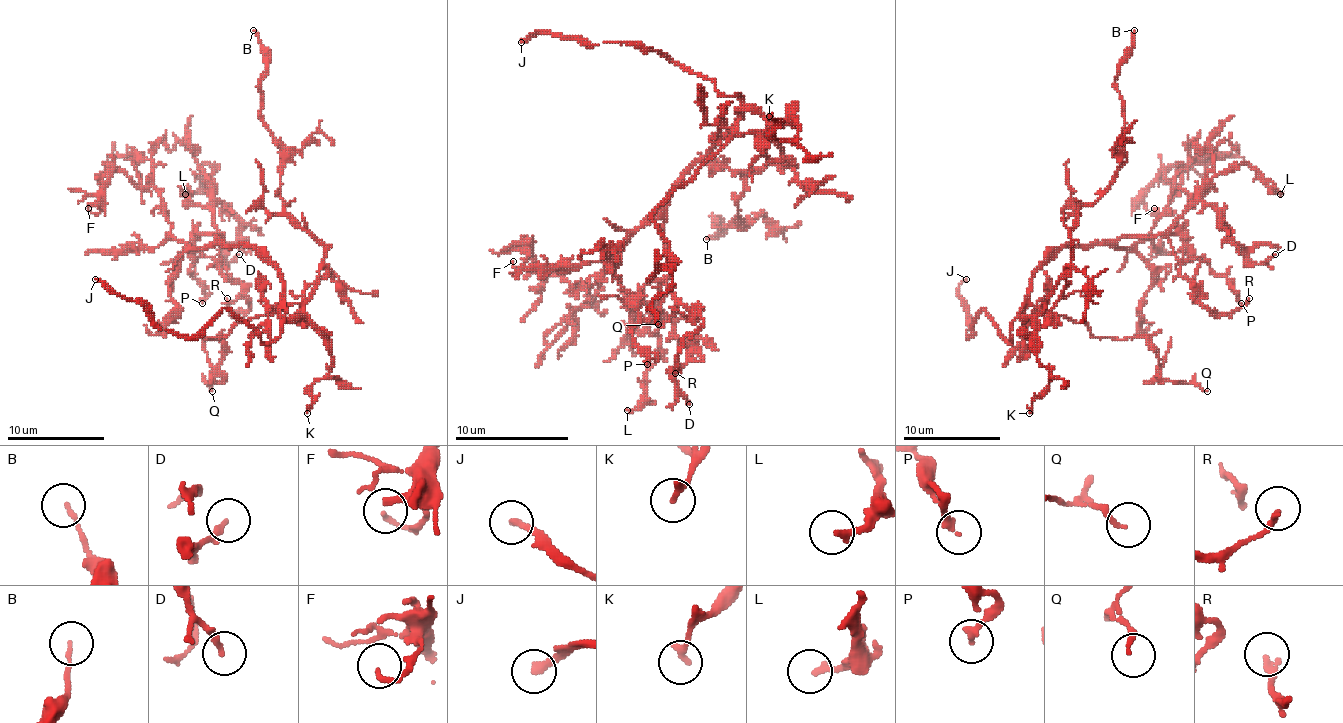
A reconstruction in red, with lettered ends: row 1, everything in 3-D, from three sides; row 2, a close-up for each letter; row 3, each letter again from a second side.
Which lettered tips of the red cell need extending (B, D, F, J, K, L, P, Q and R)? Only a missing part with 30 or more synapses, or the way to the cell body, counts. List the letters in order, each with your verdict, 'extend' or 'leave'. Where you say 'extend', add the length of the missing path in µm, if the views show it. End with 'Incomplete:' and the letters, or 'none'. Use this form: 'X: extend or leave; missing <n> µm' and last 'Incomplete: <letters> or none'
B: leave
D: leave
F: leave
J: extend; missing 30 µm
K: leave
L: leave
P: leave
Q: leave
R: leave
Incomplete: J

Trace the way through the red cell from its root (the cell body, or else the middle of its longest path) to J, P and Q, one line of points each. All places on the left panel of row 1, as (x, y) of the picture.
J: (280, 305), (283, 330), (270, 342), (224, 308), (195, 335), (178, 337), (95, 279)
P: (280, 305), (283, 276), (251, 247), (227, 245), (222, 235), (195, 237), (190, 274), (202, 288), (202, 303)
Q: (280, 305), (239, 323), (224, 337), (207, 340), (222, 337), (219, 374), (224, 381), (210, 381), (212, 391)

